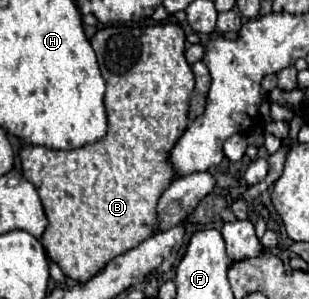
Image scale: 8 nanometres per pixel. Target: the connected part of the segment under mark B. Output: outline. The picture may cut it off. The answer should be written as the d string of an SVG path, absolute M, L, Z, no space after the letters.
M158 24L158 26L146 26L146 28L130 28L130 26L108 26L102 28L94 34L94 38L90 40L96 56L98 56L98 64L100 64L100 72L104 78L112 78L106 80L106 96L104 96L104 104L106 104L106 112L108 112L108 132L102 140L98 140L92 146L82 146L78 150L50 150L50 148L40 148L40 146L24 146L24 150L20 152L22 158L22 166L24 166L24 178L28 182L34 184L34 188L40 192L40 200L48 218L48 226L40 238L48 260L56 262L60 266L60 270L76 280L76 282L88 282L94 274L98 274L116 254L124 254L128 250L132 250L134 246L138 246L138 242L144 242L146 238L150 238L150 234L154 234L158 230L158 212L156 212L156 204L158 198L162 196L162 192L170 186L172 180L176 180L176 170L170 164L170 150L174 148L174 144L178 142L178 138L184 134L186 124L188 124L188 106L190 106L190 98L192 98L192 90L194 90L194 74L190 64L186 62L184 56L184 48L186 48L186 36L182 32L180 26L176 24Z

